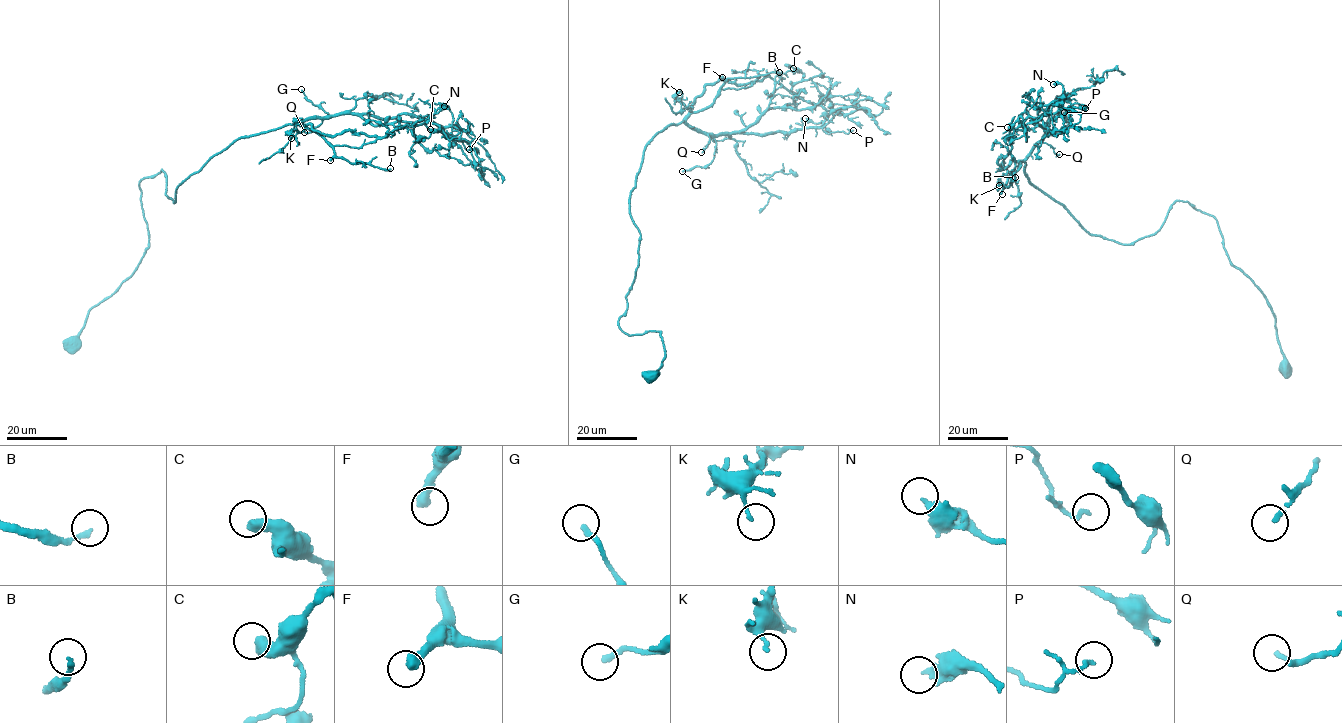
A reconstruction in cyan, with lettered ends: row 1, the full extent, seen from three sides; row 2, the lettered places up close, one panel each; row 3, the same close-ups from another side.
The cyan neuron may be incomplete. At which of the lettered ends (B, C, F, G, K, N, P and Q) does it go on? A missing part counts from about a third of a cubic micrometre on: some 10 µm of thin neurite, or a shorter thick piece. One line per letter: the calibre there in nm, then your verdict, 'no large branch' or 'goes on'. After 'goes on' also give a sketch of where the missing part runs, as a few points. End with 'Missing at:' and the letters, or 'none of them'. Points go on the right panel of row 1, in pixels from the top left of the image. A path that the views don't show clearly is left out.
B: 180 nm thick; goes on
C: 500 nm thick; no large branch
F: 420 nm thick; goes on
G: 240 nm thick; no large branch
K: 140 nm thick; no large branch
N: 360 nm thick; no large branch
P: 150 nm thick; no large branch
Q: 160 nm thick; goes on
Missing at: B, F, Q

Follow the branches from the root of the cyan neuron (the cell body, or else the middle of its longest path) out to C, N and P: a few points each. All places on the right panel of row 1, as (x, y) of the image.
C: (1285, 370), (1215, 218), (1177, 200), (1130, 244), (1089, 235), (1025, 171), (1049, 123), (1007, 127)
N: (1285, 370), (1271, 310), (1215, 218), (1177, 200), (1124, 244), (1031, 185), (1025, 160), (1069, 99), (1053, 84)
P: (1285, 370), (1271, 310), (1215, 218), (1177, 200), (1124, 244), (1030, 182), (1025, 160), (1059, 103), (1085, 108)

